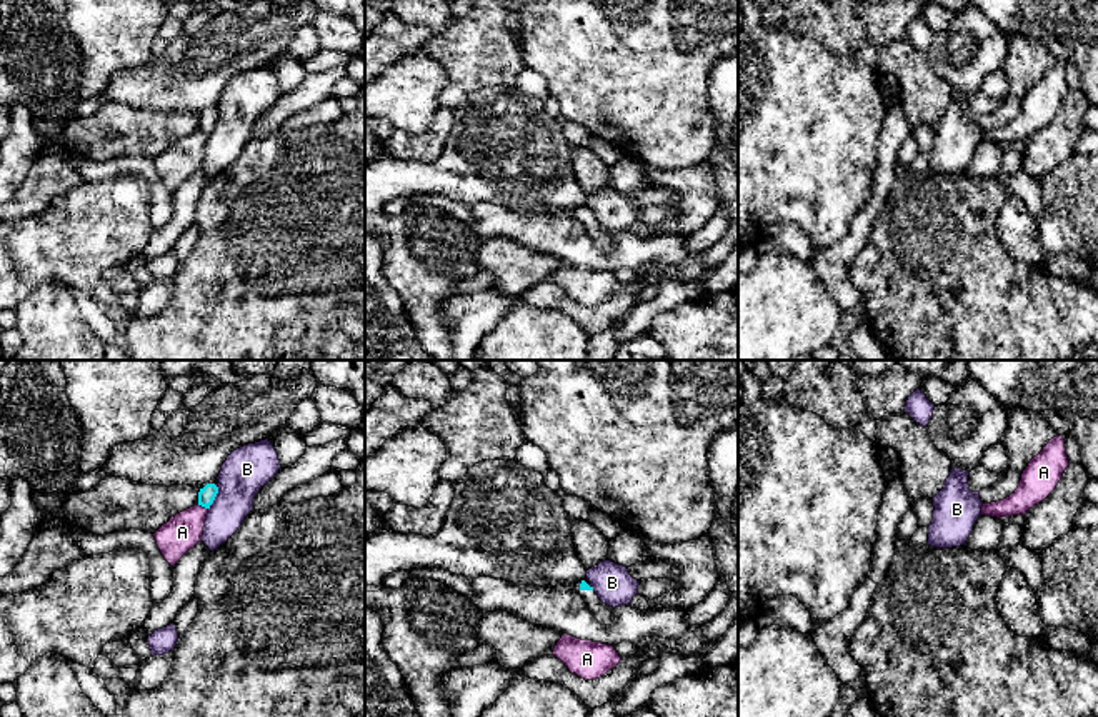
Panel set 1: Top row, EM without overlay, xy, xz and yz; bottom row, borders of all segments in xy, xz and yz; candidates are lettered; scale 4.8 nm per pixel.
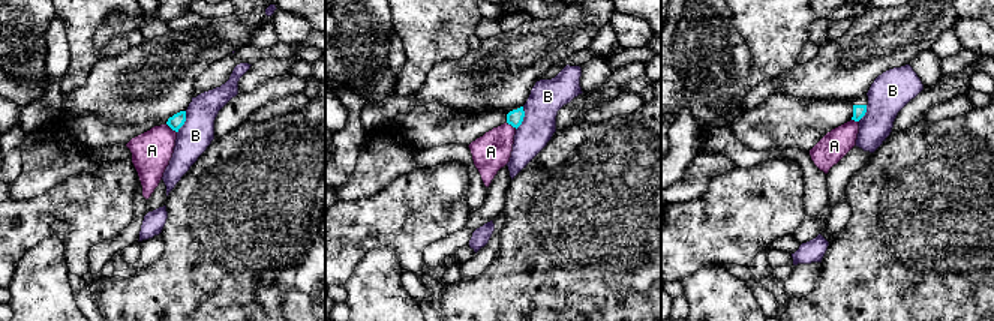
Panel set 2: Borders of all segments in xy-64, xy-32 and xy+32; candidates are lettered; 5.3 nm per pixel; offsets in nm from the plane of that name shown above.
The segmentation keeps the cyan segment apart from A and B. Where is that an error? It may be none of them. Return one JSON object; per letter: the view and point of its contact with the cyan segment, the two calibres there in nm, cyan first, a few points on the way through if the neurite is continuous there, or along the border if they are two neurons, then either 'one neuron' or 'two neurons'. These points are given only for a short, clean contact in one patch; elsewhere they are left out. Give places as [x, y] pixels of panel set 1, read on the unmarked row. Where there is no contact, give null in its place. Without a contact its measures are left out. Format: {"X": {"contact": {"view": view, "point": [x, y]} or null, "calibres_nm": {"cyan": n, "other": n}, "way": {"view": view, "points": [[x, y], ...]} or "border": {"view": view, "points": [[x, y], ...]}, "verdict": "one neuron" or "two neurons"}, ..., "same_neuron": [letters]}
{"A": {"contact": {"view": "xy", "point": [202, 132]}, "calibres_nm": {"cyan": 80, "other": 180}, "verdict": "two neurons"}, "B": {"contact": {"view": "xy", "point": [215, 122]}, "calibres_nm": {"cyan": 80, "other": 220}, "border": {"view": "xy", "points": [[217, 112], [217, 122], [209, 135]]}, "verdict": "two neurons"}, "same_neuron": []}

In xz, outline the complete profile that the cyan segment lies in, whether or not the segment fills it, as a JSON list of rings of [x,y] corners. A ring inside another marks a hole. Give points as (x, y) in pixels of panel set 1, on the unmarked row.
[[[581,207],[576,210],[576,218],[585,227],[590,238],[601,252],[611,252],[615,247],[613,233],[603,230],[598,222],[595,220],[591,210],[588,207]]]

